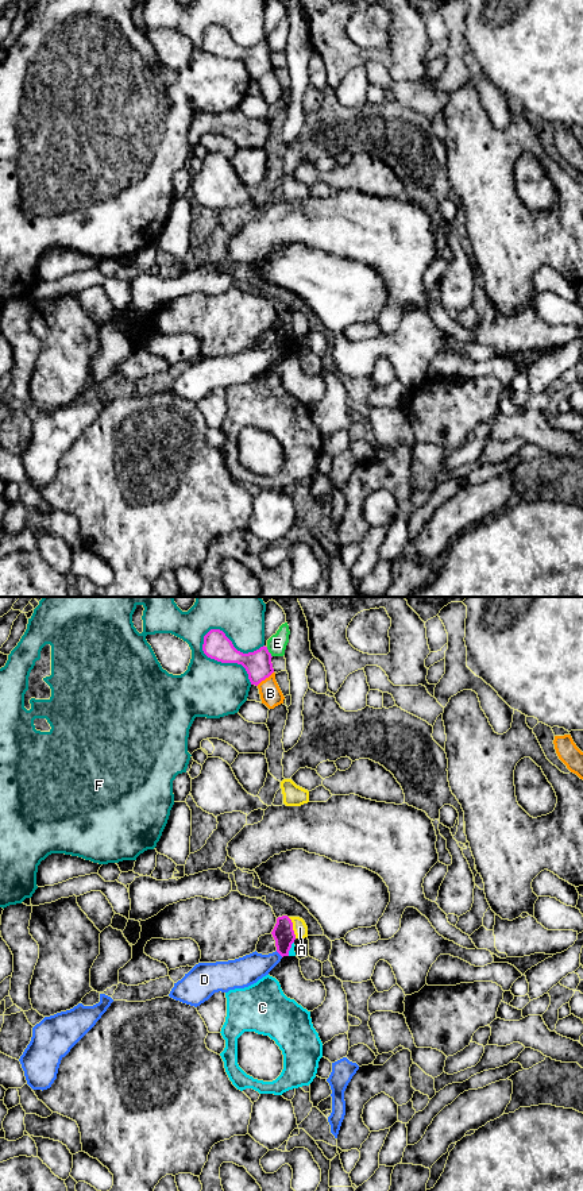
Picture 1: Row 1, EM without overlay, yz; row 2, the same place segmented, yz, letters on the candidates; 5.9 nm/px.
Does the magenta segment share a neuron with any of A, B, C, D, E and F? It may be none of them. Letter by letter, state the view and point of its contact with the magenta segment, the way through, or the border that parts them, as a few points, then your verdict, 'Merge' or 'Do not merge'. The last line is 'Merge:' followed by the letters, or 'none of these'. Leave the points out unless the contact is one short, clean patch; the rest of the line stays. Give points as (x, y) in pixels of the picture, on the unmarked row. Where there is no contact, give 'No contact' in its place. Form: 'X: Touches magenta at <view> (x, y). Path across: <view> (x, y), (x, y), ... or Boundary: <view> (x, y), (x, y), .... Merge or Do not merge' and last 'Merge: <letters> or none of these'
A: Touches magenta at yz (292, 323). Boundary: yz (288, 312), (296, 332). Do not merge
B: Touches magenta at yz (265, 73). Do not merge
C: Touches magenta at yz (290, 342). Do not merge
D: Touches magenta at yz (280, 349). Boundary: yz (275, 346), (282, 351). Do not merge
E: Touches magenta at yz (269, 47). Boundary: yz (266, 42), (271, 51). Do not merge
F: Touches magenta at yz (220, 56). Do not merge
Merge: none of these

